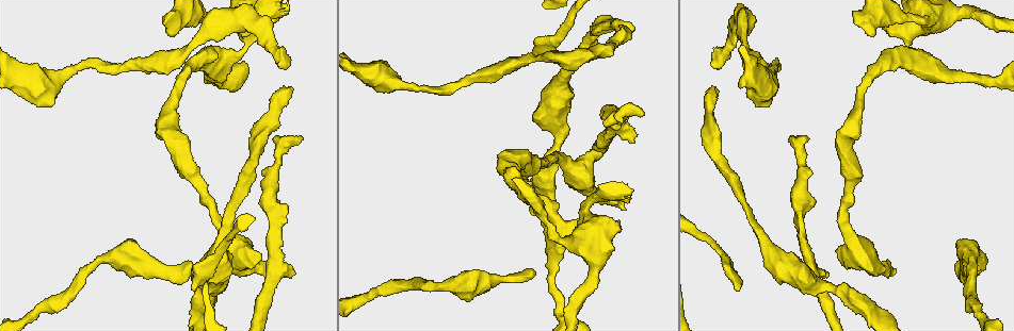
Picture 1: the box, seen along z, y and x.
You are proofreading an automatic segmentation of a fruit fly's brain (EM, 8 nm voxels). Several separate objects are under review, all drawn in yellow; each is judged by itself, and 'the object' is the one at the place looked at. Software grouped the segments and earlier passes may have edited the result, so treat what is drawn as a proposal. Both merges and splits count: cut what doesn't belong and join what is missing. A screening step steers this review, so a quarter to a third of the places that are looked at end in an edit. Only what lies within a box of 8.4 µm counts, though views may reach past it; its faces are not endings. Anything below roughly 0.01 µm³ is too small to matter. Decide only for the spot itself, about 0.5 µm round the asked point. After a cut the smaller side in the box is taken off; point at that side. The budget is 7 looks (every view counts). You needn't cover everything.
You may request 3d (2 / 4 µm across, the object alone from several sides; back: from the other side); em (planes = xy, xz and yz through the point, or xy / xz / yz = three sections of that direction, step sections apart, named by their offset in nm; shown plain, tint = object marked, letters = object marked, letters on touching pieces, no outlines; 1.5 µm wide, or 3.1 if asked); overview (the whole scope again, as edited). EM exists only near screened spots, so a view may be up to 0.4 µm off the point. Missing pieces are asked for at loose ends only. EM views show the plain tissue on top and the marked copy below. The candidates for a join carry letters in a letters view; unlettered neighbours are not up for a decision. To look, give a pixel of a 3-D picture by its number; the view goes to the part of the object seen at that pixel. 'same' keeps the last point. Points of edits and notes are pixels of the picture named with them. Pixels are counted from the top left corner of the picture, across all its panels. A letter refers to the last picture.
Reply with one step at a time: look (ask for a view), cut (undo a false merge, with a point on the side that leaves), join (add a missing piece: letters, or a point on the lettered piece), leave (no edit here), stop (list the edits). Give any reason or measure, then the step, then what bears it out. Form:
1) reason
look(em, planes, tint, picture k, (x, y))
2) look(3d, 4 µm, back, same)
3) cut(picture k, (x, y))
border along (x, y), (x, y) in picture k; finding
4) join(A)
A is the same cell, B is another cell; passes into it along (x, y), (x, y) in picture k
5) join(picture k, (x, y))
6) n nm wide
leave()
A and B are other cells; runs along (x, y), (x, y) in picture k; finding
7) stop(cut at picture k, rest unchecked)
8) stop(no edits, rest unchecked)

long arm stops here
look(em, xy, step 8, tint, picture 1, (623, 28))

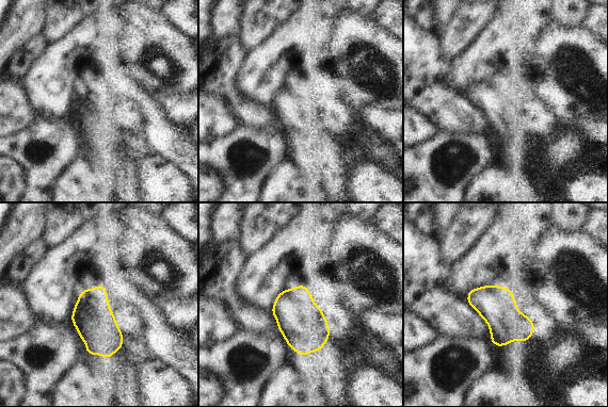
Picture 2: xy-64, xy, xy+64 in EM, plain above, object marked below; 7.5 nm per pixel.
look(em, planes, tint, same)

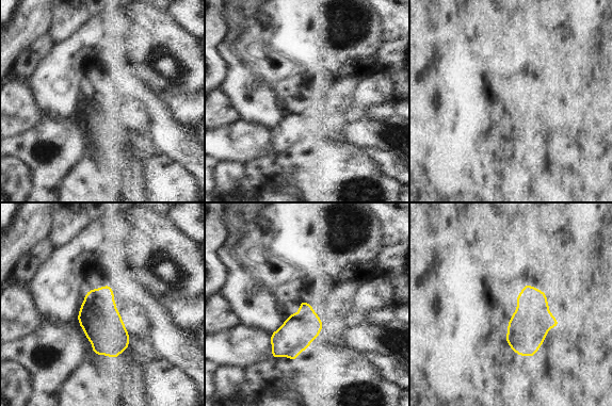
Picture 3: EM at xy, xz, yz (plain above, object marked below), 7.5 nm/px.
look(em, planes, letters, same)

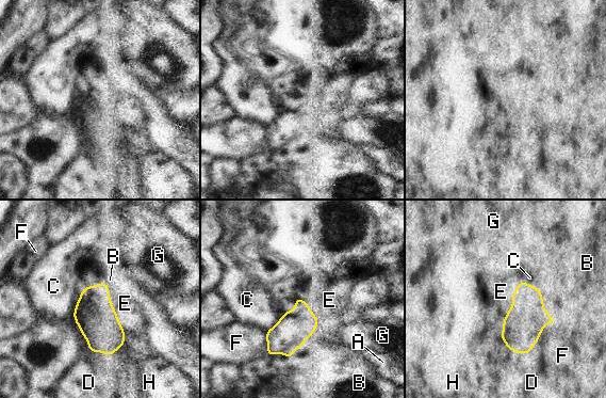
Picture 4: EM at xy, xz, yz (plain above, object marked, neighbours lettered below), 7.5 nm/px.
E touches over 400 nm
leave()
A, B, C, D, E, F, G and H are other cells; border along (104, 282), (111, 304), (125, 330) in picture 4; none of them fits

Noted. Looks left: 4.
an open end
look(3d, 2 µm, picture 1, (633, 143))

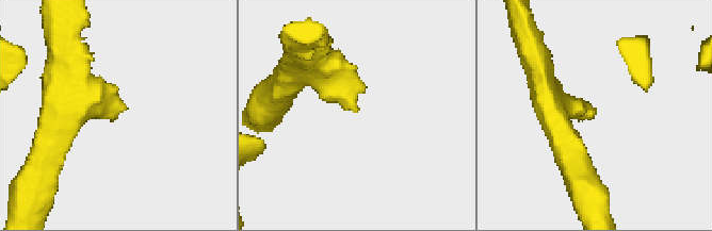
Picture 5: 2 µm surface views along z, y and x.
now the EM
look(em, xy, step 4, letters, picture 5, (592, 118))

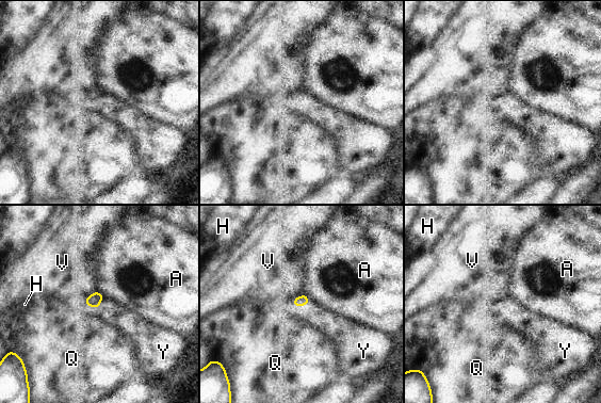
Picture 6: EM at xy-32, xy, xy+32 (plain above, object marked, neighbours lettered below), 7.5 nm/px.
cut it another way
look(em, planes, letters, same)

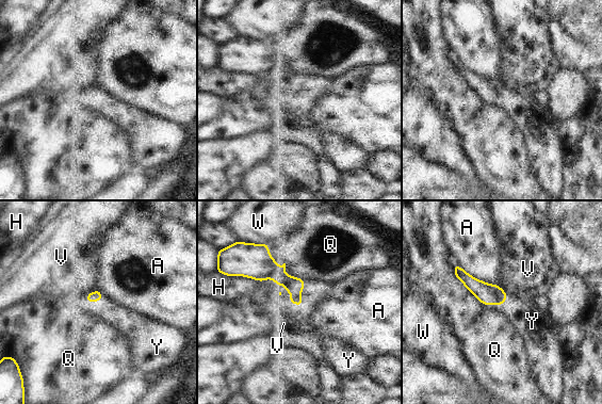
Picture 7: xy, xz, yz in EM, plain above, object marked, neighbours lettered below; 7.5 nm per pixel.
join(Y)
Y is the same cell, A, H, Q, V and W are other cells; passes into it along (293, 285), (289, 301), (294, 312) in picture 7; the neuron continues

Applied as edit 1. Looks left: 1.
end of a long branch
look(em, planes, letters, picture 1, (532, 51))

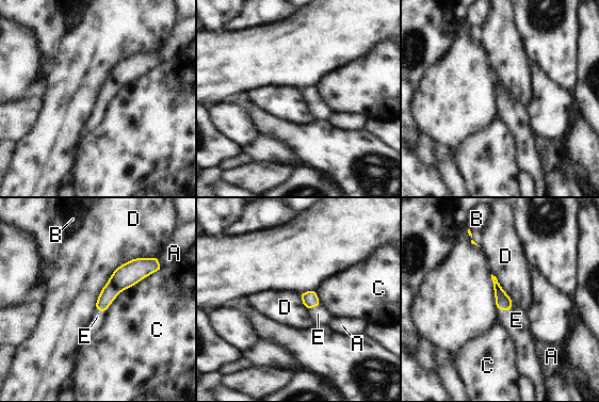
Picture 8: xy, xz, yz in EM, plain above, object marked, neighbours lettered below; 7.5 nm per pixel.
join(E)
E is the same cell, A, B, C and D are other cells; the neuron continues

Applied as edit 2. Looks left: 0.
stop(join at picture 7, join at picture 8, rest unchecked)

